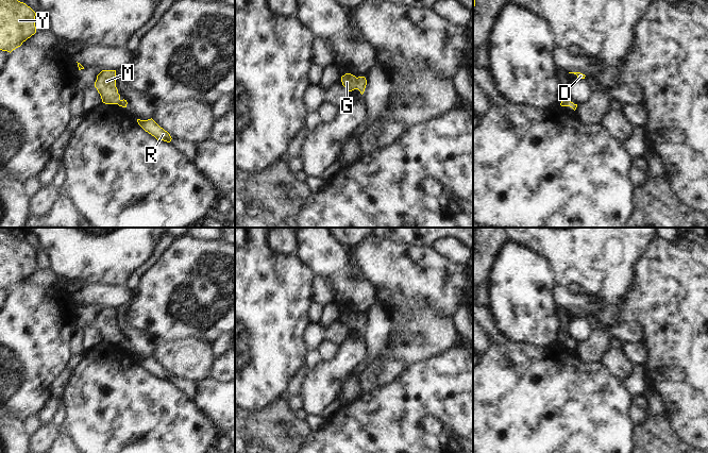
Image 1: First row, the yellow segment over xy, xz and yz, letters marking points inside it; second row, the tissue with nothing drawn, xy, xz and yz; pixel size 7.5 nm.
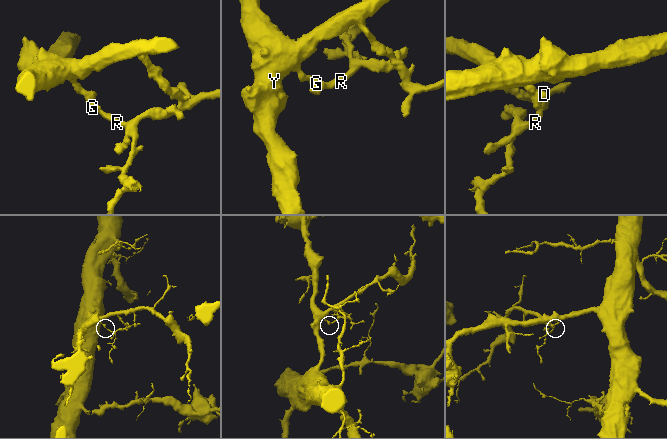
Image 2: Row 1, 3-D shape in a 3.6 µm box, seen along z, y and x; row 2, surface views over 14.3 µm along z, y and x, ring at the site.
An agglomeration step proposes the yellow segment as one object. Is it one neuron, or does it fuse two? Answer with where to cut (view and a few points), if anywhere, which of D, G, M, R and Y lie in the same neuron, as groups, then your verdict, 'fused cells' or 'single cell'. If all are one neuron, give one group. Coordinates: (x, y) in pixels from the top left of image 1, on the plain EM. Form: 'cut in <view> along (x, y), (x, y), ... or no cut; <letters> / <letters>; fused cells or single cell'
no cut; D G M R Y; single cell

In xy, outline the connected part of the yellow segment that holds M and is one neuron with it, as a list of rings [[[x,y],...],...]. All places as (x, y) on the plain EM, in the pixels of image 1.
[[[102,308],[95,320],[95,325],[105,342],[118,342],[127,346],[127,338],[121,338],[116,325],[116,308]]]

